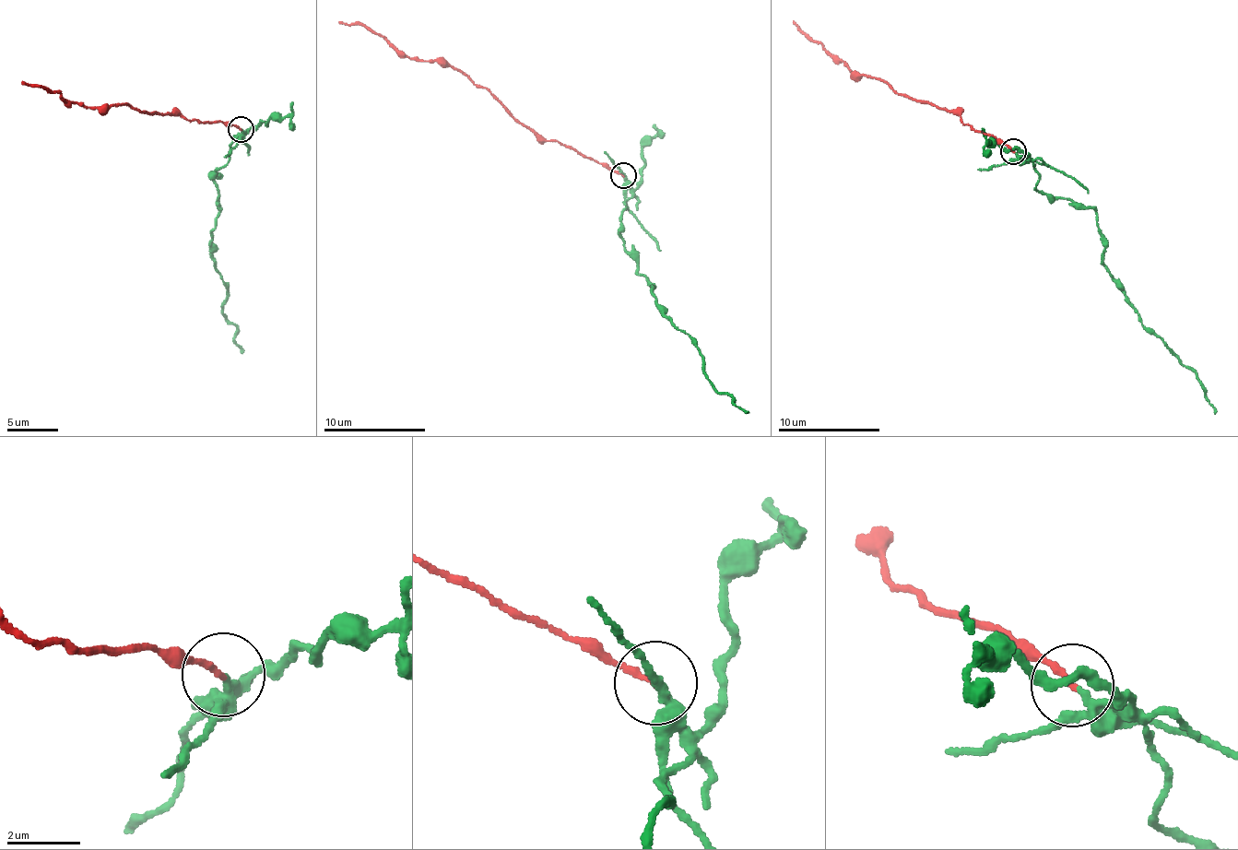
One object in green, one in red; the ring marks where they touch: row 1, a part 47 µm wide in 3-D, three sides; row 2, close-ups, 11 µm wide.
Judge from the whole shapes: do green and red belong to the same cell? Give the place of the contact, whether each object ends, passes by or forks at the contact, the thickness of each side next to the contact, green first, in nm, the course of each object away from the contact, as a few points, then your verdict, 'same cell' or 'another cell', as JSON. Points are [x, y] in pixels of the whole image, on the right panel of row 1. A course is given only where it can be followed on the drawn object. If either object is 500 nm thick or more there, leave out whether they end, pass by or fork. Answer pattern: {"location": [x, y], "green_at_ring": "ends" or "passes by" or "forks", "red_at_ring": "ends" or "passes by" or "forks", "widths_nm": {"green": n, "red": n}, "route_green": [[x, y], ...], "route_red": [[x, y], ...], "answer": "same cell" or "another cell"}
{"location": [1013, 151], "green_at_ring": "passes by", "red_at_ring": "ends", "widths_nm": {"green": 160, "red": 160}, "route_green": [[1013, 151], [1032, 163], [1039, 193], [1096, 212], [1111, 279], [1127, 304], [1203, 384], [1205, 399], [1216, 411]], "route_red": [[1013, 151], [992, 135], [976, 132], [951, 111], [901, 95], [871, 76], [852, 72], [794, 20]], "answer": "another cell"}

